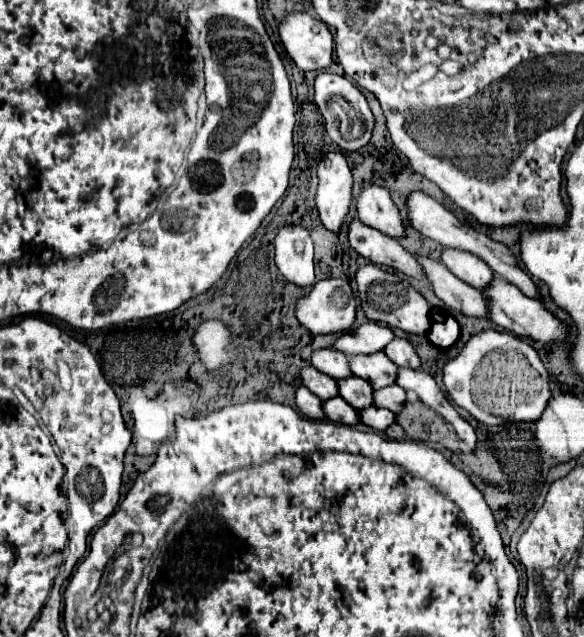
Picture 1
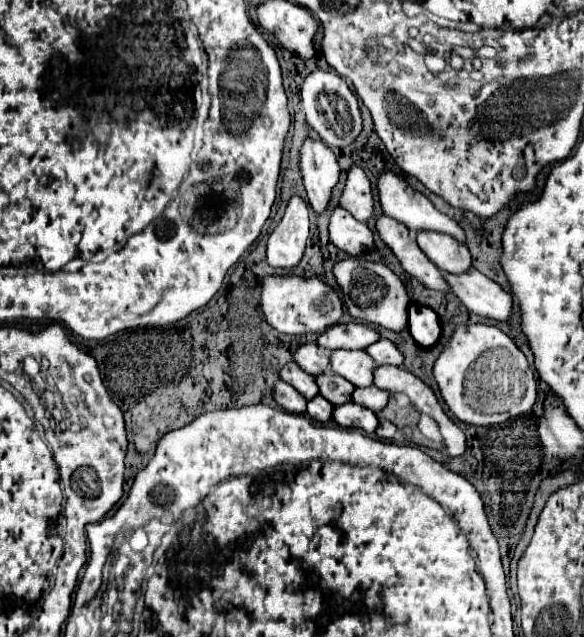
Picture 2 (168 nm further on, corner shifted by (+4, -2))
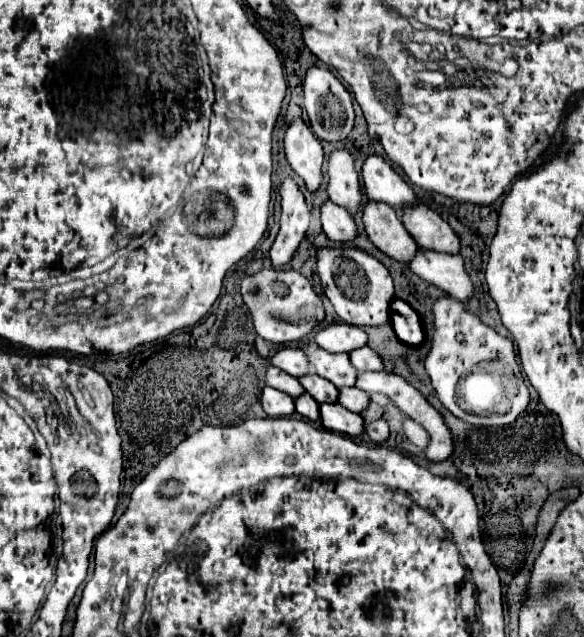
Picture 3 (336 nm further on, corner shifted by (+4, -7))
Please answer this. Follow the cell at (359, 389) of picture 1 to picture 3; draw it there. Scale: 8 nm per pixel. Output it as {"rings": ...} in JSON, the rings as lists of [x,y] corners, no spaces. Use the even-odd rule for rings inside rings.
{"rings":[[[308,374],[308,376],[302,376],[298,378],[300,384],[304,386],[304,390],[318,402],[318,404],[336,404],[338,402],[338,388],[330,384],[330,380],[324,380],[320,378],[318,374]]]}

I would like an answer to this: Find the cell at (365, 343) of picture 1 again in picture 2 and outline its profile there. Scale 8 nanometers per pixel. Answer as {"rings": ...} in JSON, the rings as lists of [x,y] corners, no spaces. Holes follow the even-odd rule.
{"rings":[[[342,323],[342,325],[332,325],[330,329],[326,329],[324,333],[320,333],[318,337],[318,345],[324,349],[364,349],[368,345],[372,345],[376,339],[380,339],[380,335],[364,323]]]}

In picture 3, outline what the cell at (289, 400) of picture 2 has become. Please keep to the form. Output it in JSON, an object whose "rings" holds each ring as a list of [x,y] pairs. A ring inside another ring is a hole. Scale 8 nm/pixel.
{"rings":[[[270,386],[262,388],[260,402],[268,416],[290,416],[296,410],[292,396],[288,396],[286,392],[280,392],[276,388],[270,388]]]}

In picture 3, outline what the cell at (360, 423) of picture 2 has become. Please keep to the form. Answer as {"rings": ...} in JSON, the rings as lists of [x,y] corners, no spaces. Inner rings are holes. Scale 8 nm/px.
{"rings":[[[322,404],[322,426],[346,436],[360,436],[364,432],[364,420],[356,412],[348,412],[342,404]]]}

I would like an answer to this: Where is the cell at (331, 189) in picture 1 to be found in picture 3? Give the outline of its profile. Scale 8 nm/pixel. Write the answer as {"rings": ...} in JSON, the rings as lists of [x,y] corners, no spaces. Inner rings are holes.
{"rings":[[[294,120],[292,126],[286,130],[284,148],[292,170],[304,180],[308,192],[314,194],[324,180],[324,150],[320,140],[302,120]]]}

